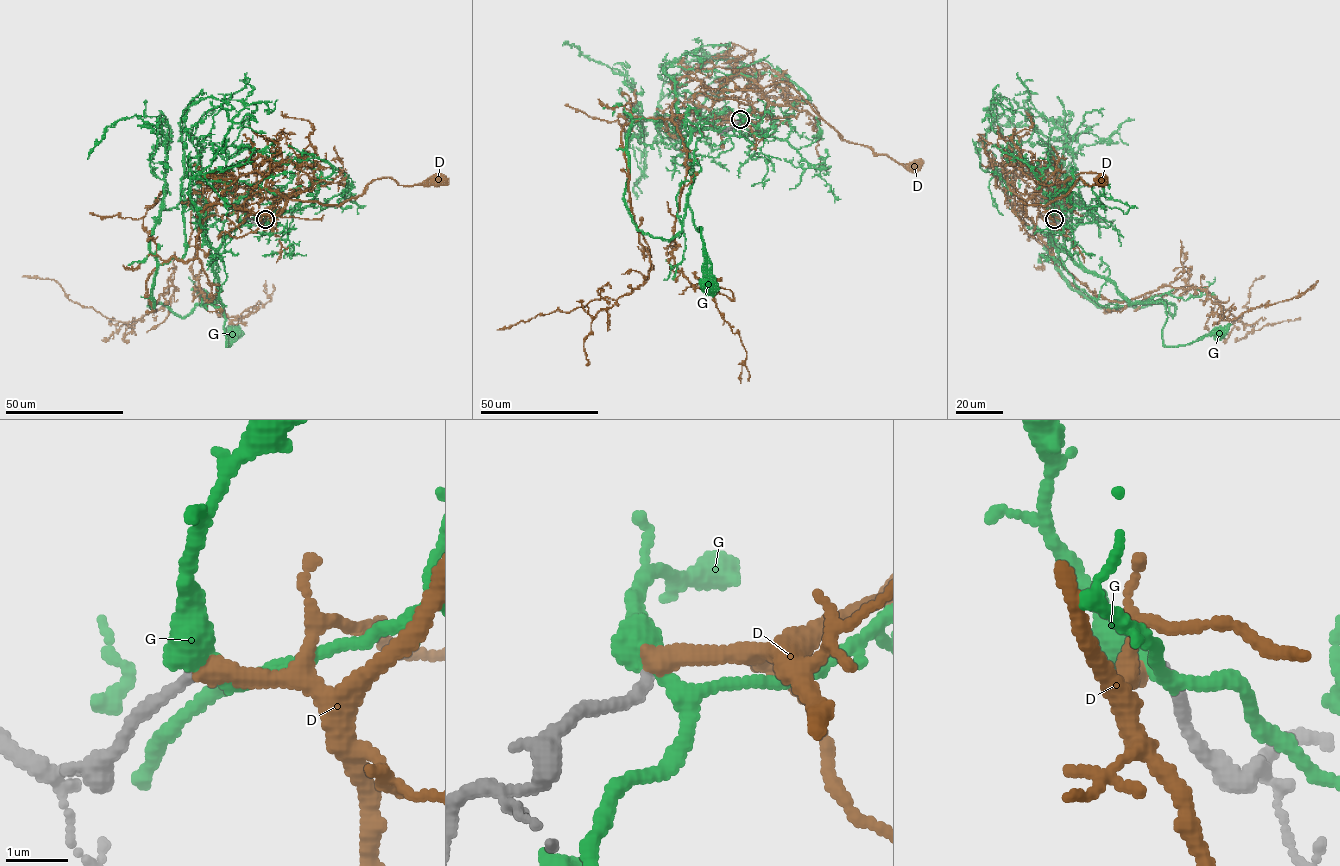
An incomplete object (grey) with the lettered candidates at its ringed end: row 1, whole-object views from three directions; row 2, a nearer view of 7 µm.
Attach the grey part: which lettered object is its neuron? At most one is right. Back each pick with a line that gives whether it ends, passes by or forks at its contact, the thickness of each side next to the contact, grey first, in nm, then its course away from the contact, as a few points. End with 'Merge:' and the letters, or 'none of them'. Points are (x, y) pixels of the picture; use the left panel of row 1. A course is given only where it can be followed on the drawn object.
D: it ends | 200/340 nm | via (266, 219), (274, 217), (286, 196), (340, 205), (376, 179), (390, 177), (402, 185), (437, 180)
Merge: D

